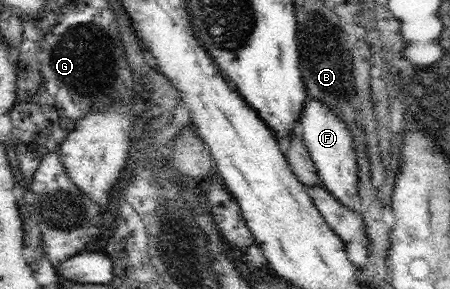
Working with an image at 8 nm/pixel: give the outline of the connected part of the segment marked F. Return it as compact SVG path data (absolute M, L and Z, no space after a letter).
M309 95L308 99L308 103L306 102L302 108L302 114L300 114L295 126L295 132L303 136L306 149L314 161L322 185L340 203L354 210L354 194L359 193L359 168L348 125L342 121L342 118L334 114L330 105L324 104L316 97Z

